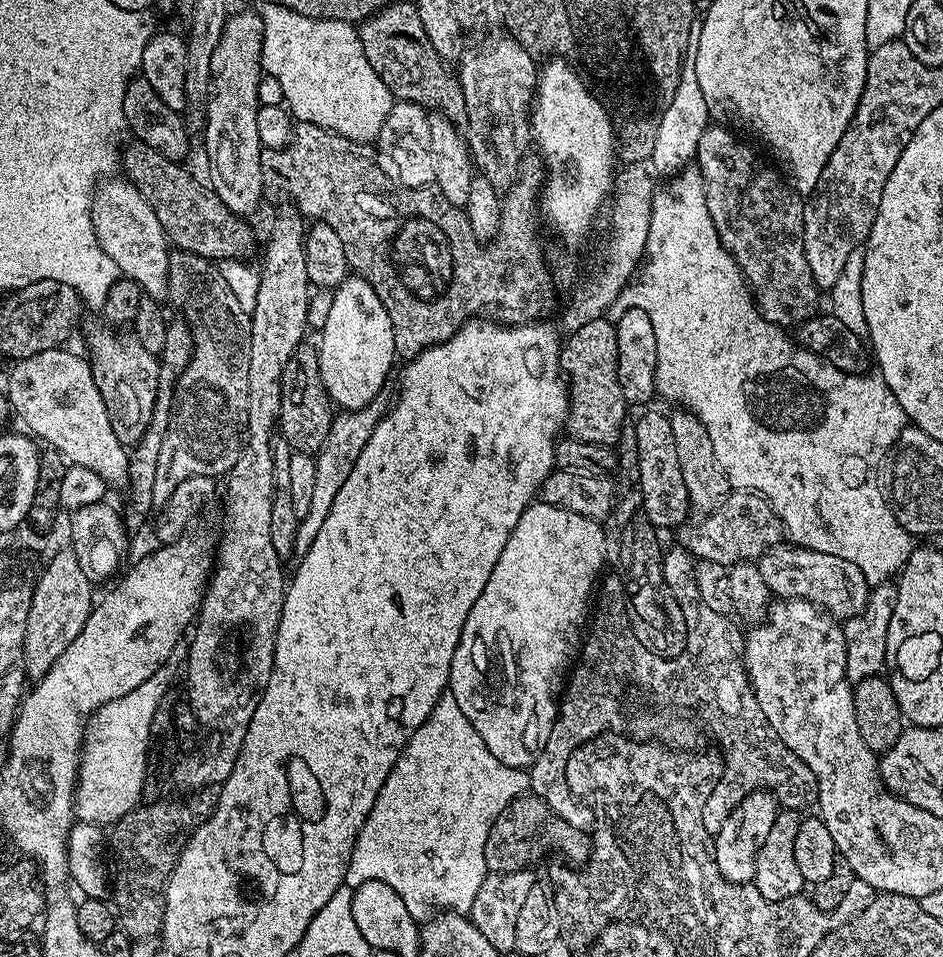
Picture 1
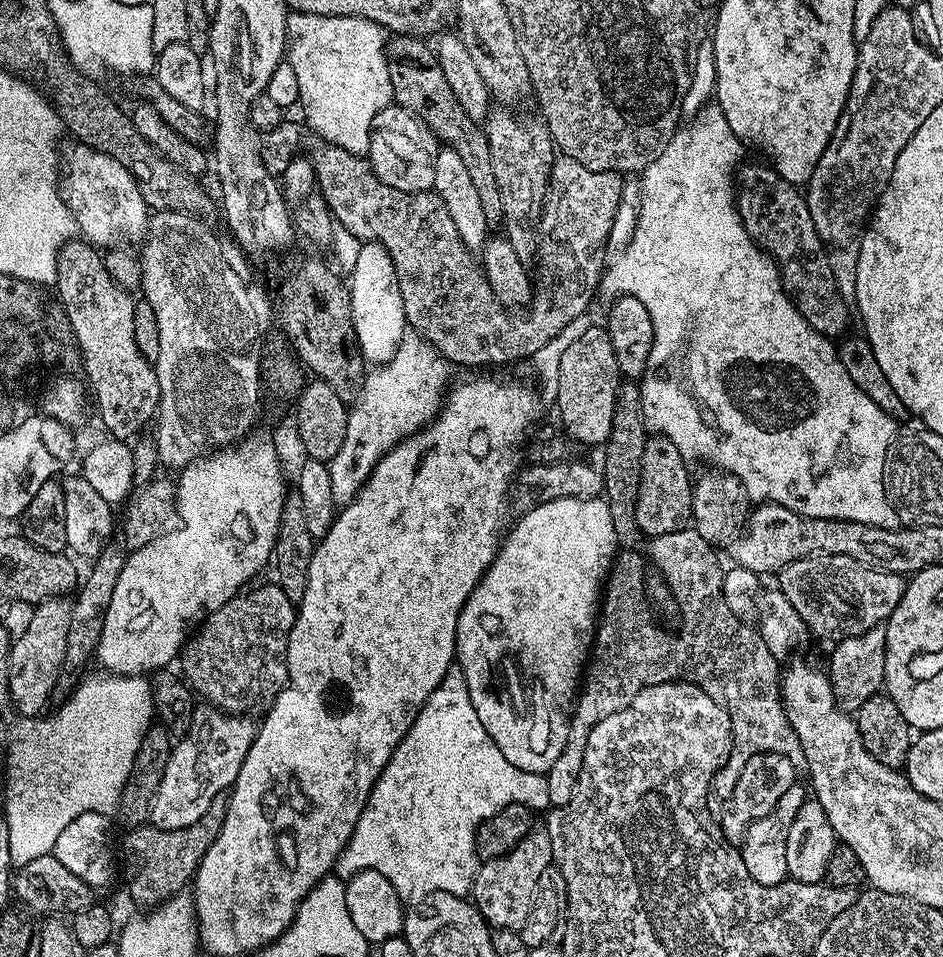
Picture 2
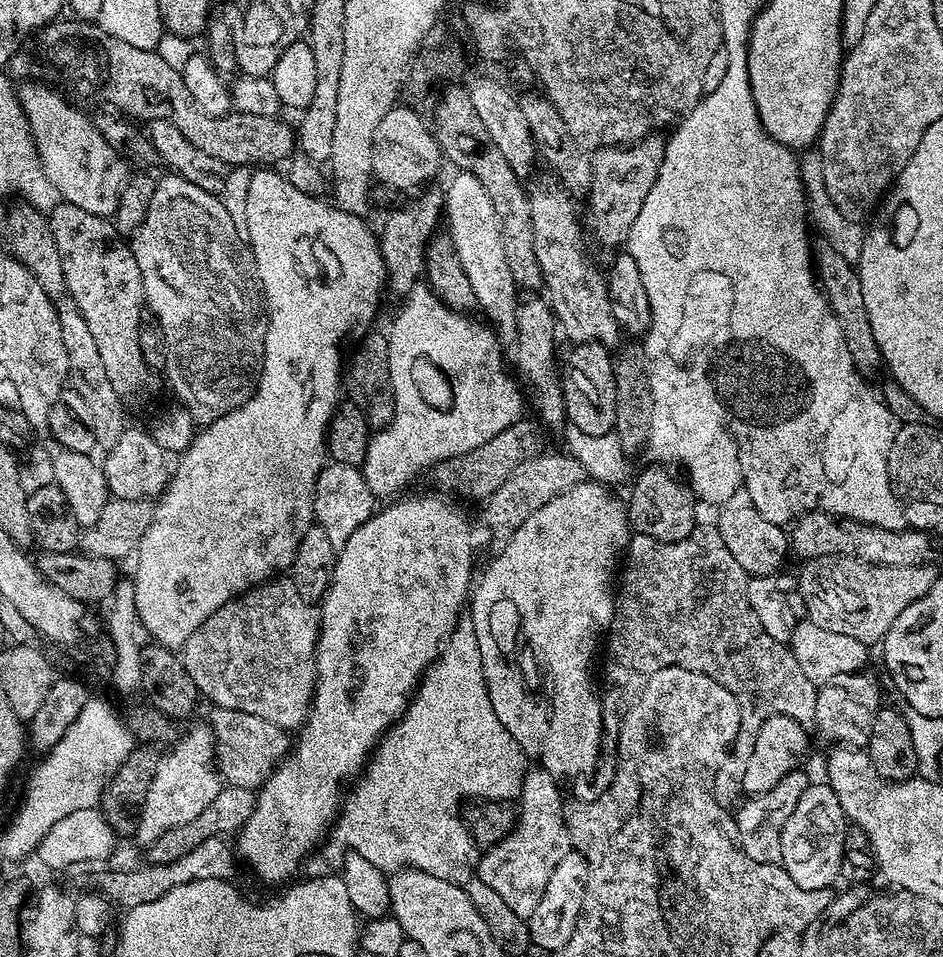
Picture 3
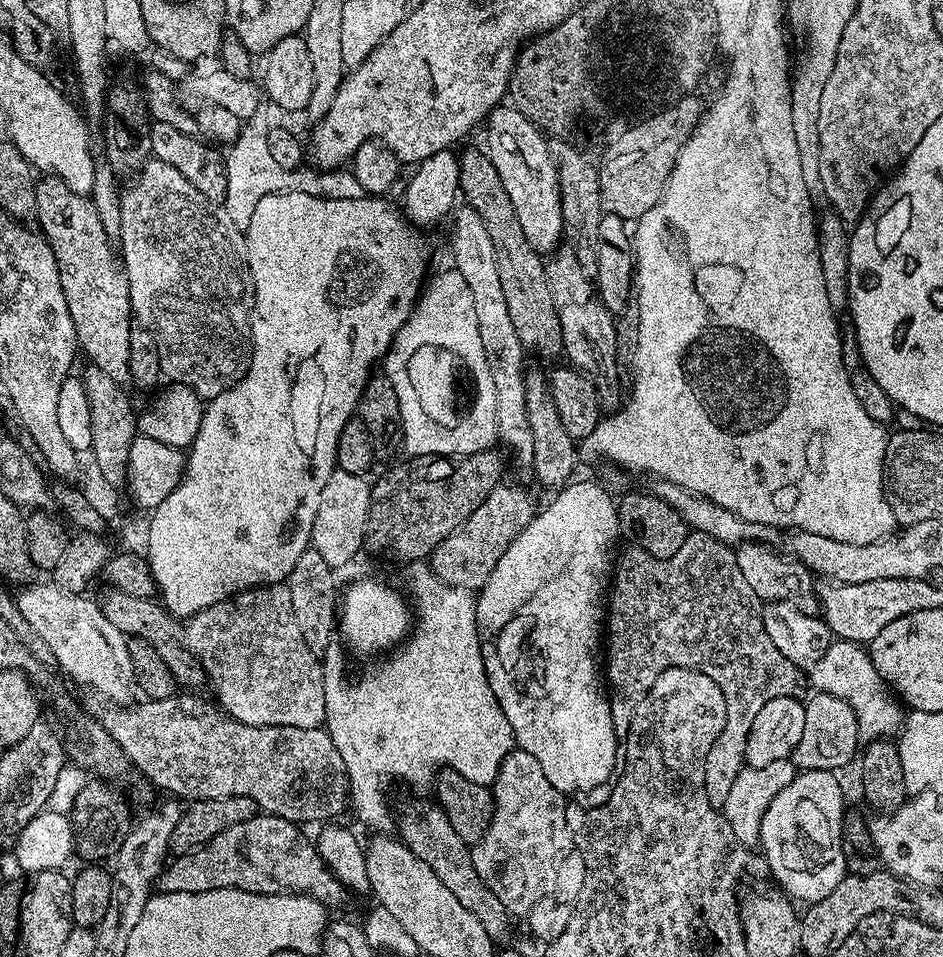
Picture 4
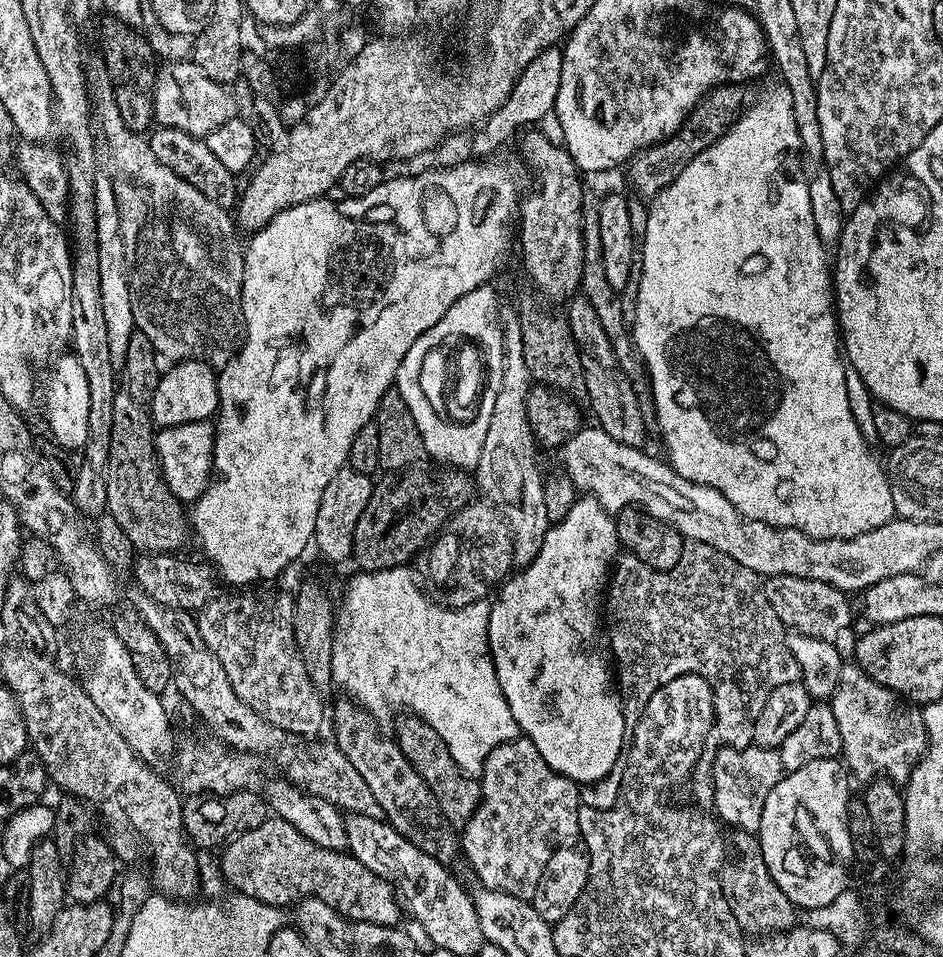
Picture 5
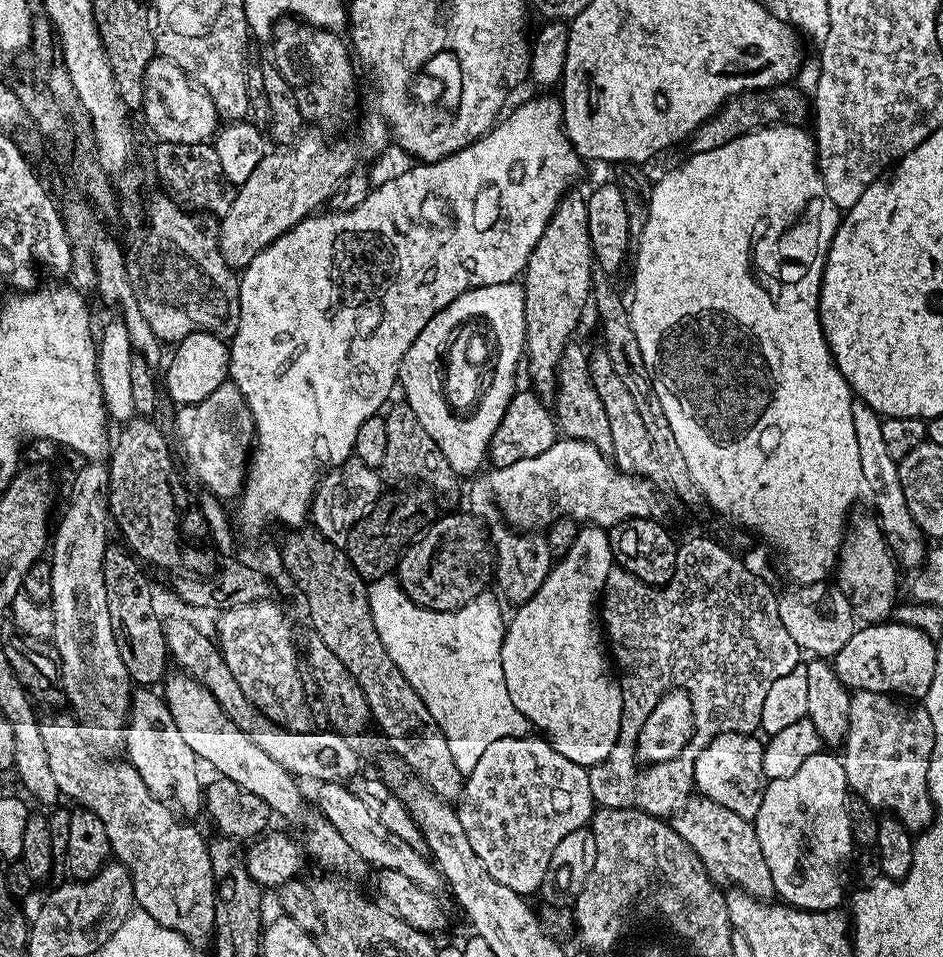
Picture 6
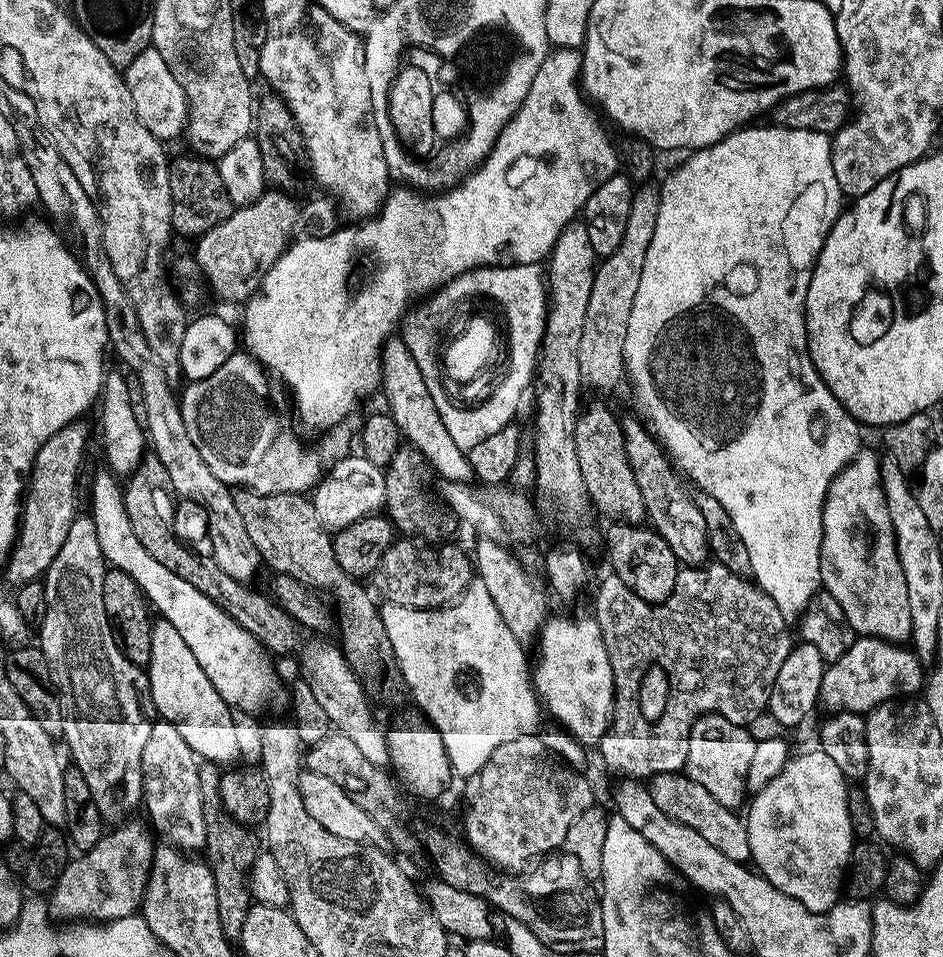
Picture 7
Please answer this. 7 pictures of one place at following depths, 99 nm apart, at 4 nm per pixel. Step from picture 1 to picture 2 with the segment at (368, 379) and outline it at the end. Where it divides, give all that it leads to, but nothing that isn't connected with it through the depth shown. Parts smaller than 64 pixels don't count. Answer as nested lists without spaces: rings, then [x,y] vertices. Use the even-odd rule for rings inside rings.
[[[372,241],[361,243],[358,260],[348,285],[355,343],[359,353],[367,363],[386,364],[396,355],[406,336],[404,330],[407,331],[408,328],[392,256],[381,244]]]

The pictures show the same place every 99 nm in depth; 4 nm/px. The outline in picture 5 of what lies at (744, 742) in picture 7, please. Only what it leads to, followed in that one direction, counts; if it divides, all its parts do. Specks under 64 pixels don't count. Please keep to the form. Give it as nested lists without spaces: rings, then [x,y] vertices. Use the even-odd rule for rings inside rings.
[[[722,748],[714,758],[714,812],[732,830],[759,833],[766,798],[780,777],[785,775],[780,753],[775,748]]]

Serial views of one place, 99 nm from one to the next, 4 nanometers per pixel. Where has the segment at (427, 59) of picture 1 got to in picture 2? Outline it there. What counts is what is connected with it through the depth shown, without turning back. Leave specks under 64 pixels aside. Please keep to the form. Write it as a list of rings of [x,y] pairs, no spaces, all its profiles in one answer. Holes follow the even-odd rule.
[[[393,50],[387,53],[387,57],[390,80],[393,82],[393,101],[402,108],[409,108],[436,135],[441,145],[458,150],[462,163],[466,165],[466,171],[478,190],[478,198],[482,198],[482,206],[489,221],[499,221],[504,215],[502,198],[498,182],[494,178],[490,146],[483,127],[472,120],[466,110],[462,110],[462,102],[458,102],[454,90],[450,90],[450,82],[446,82],[446,74],[442,74],[439,64],[415,64],[412,60],[400,60],[399,54]]]

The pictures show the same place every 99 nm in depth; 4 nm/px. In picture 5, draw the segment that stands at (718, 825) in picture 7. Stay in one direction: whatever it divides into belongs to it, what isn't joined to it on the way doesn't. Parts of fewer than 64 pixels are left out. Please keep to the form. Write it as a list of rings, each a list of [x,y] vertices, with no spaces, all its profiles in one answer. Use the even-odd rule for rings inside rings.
[[[737,831],[735,836],[740,857],[737,858],[733,868],[731,865],[727,869],[726,878],[721,879],[720,885],[738,926],[745,933],[753,932],[753,937],[756,938],[763,938],[777,932],[787,932],[797,923],[796,905],[792,904],[790,898],[786,898],[786,894],[782,894],[782,890],[772,881],[770,870],[760,853],[759,839],[751,832]]]

